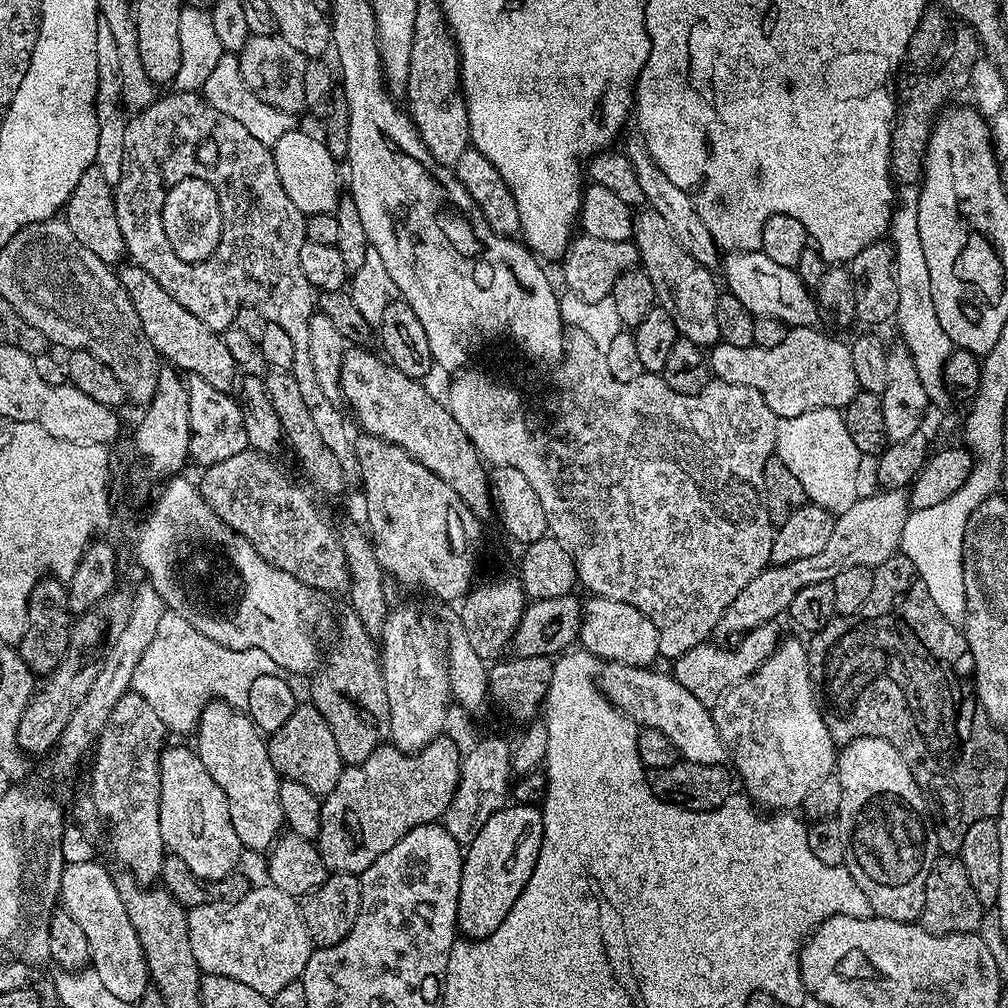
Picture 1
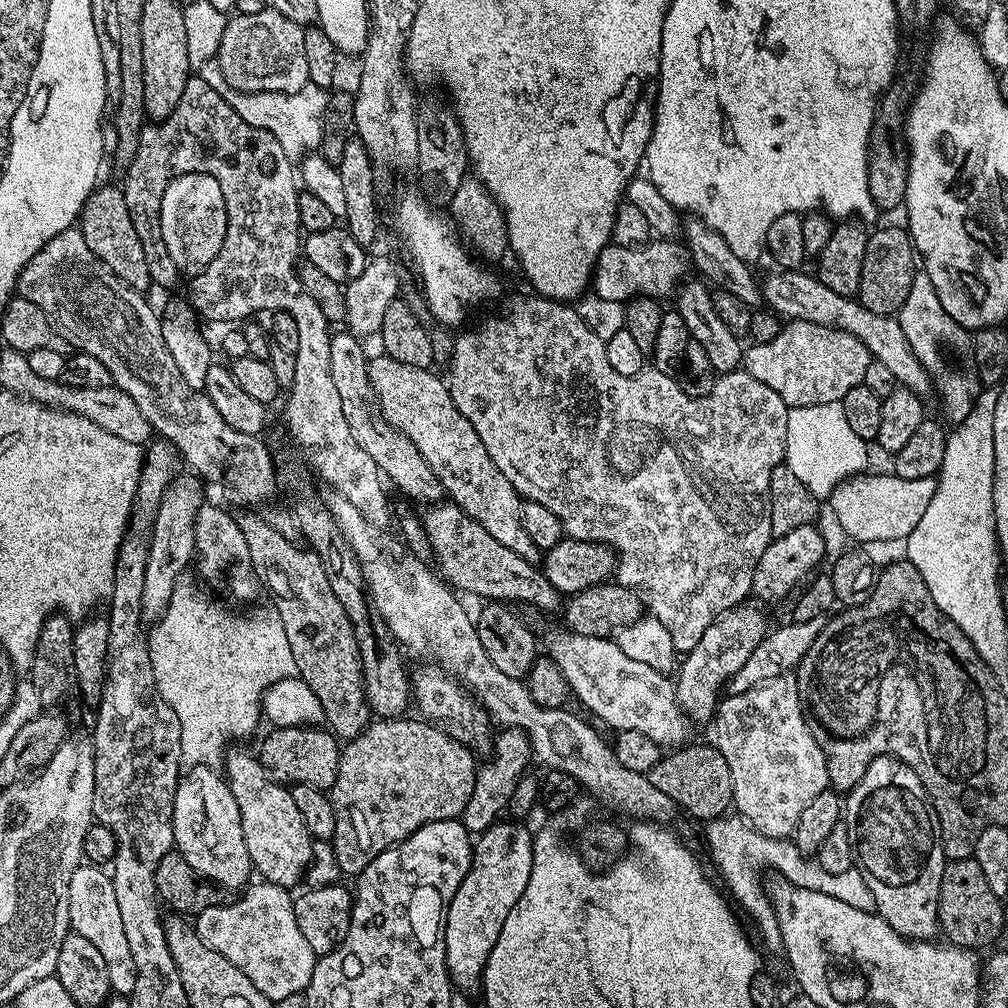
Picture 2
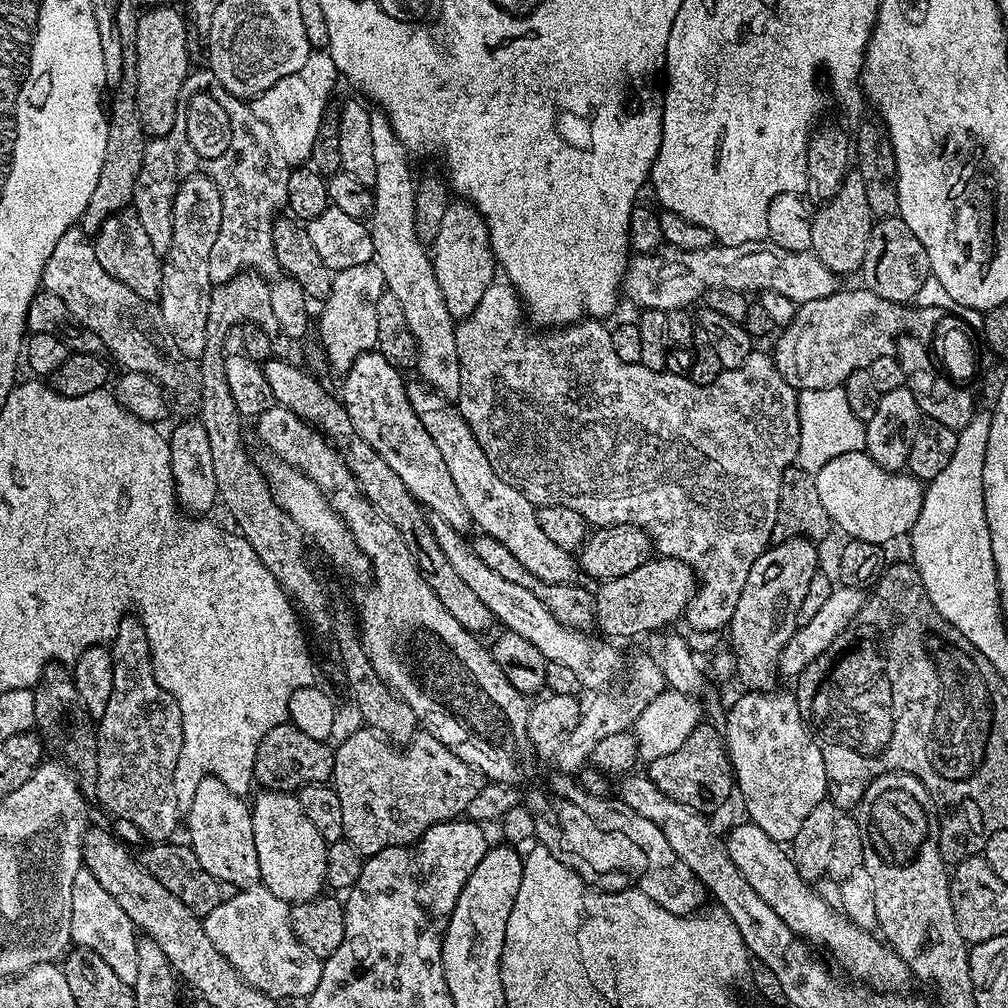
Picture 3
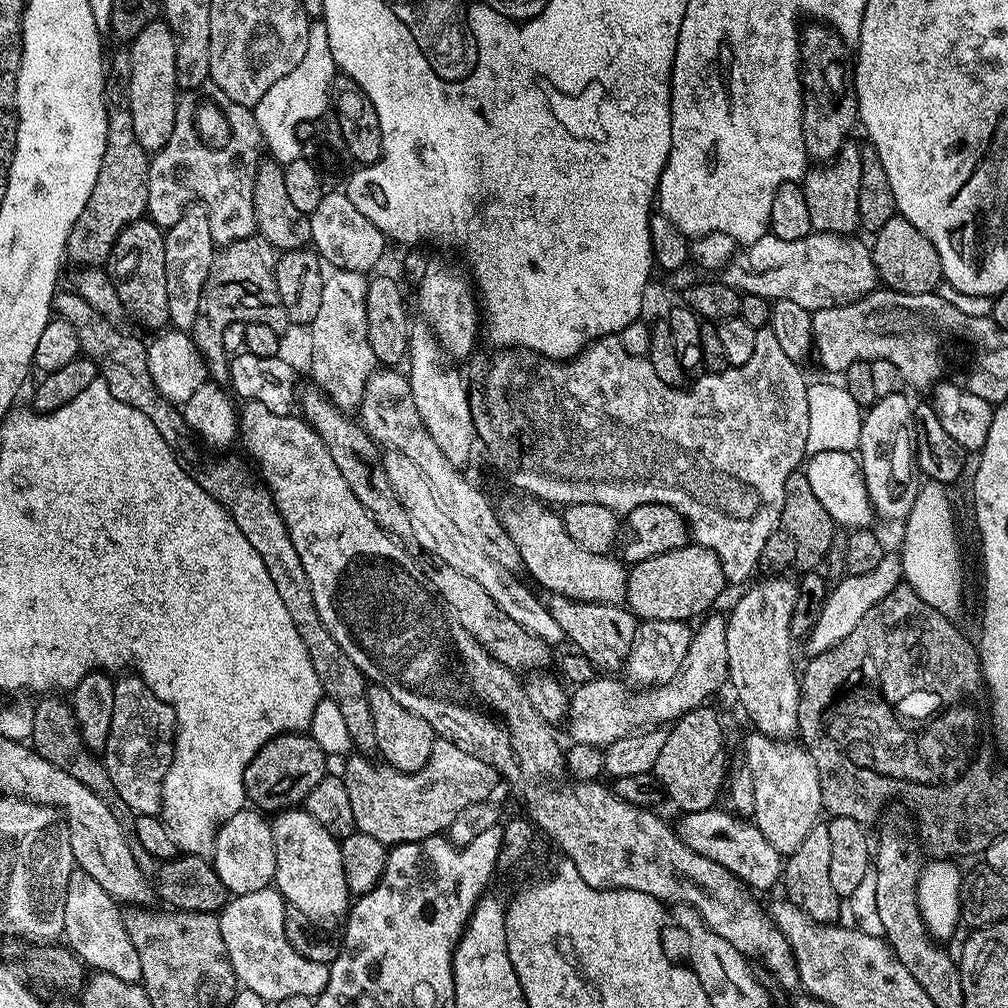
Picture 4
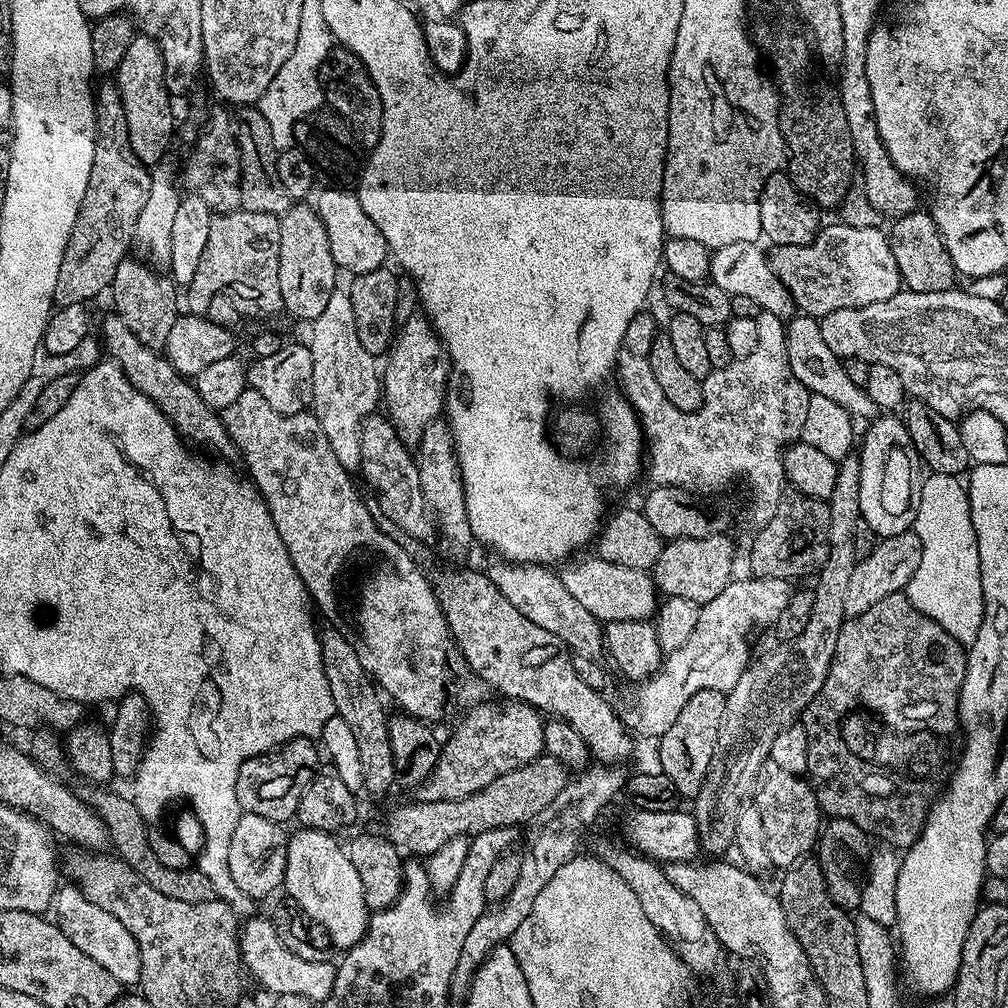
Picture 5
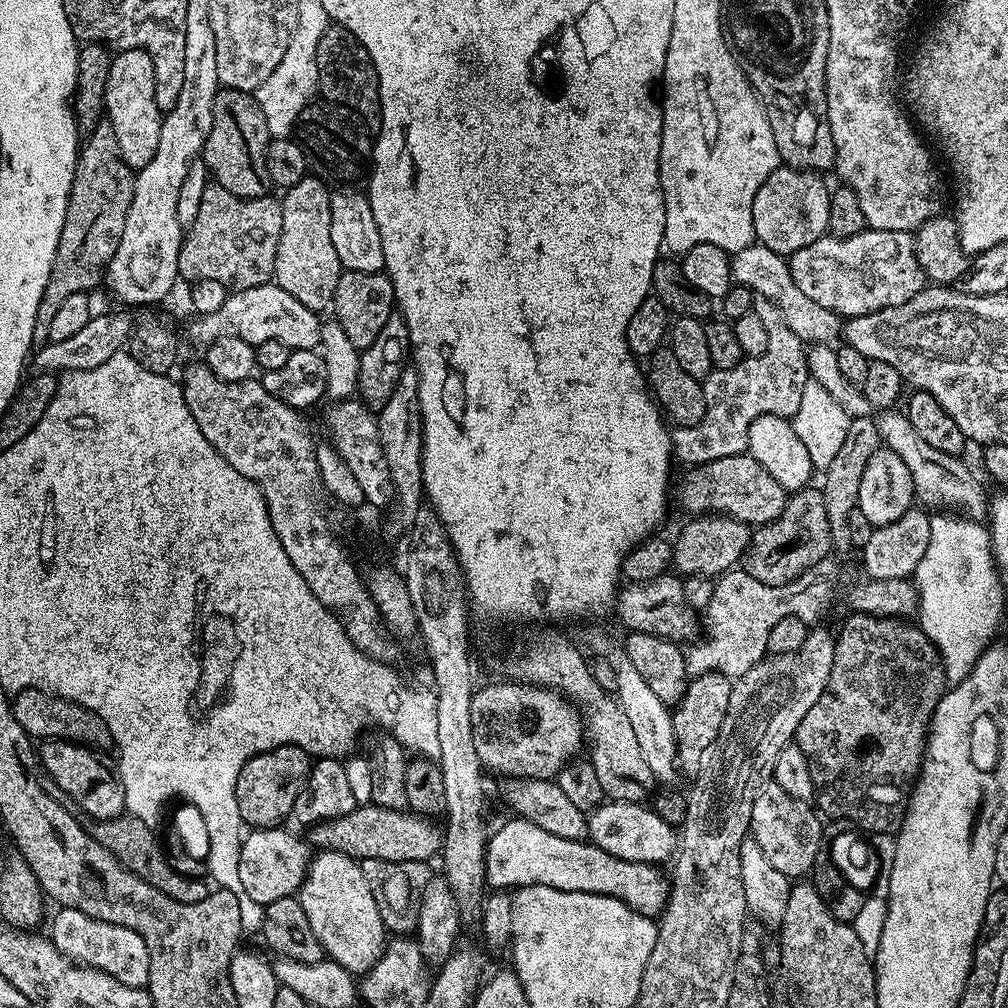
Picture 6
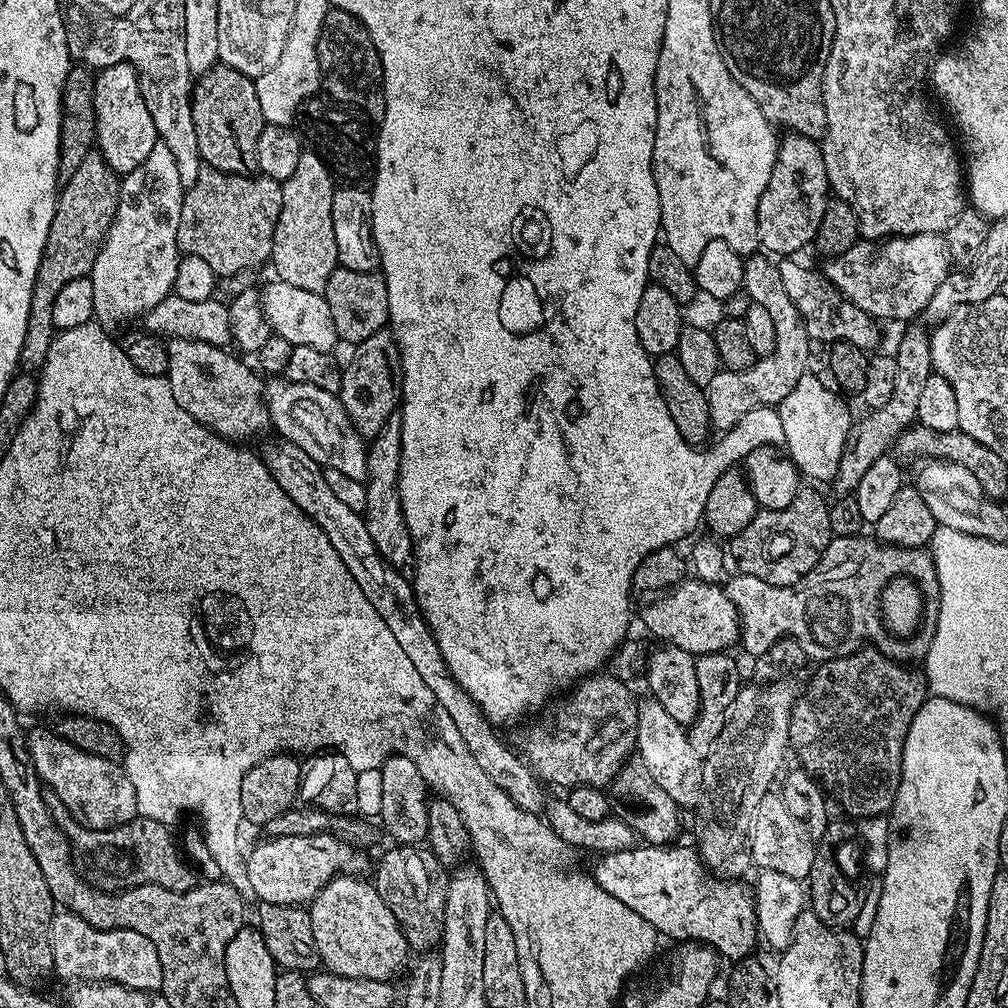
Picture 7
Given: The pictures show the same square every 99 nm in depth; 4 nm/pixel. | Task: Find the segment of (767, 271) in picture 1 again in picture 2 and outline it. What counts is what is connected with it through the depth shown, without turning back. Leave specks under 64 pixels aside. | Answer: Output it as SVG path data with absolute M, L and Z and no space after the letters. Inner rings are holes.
M776 270L773 276L763 277L762 291L764 304L777 316L789 321L805 320L827 328L840 328L844 332L854 334L854 338L858 338L867 346L872 359L882 362L882 366L890 369L897 385L907 388L909 392L914 392L921 398L927 397L928 391L933 391L932 377L915 357L896 316L874 314L874 310L866 310L866 306L862 306L859 299L834 294L830 286L816 279L815 275L808 273L807 276L804 270Z

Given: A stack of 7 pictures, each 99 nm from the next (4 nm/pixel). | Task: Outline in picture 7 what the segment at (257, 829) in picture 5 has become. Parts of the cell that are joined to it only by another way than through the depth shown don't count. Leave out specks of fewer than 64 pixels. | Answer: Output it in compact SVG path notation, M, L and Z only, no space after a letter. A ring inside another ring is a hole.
M319 832L309 836L264 838L246 856L252 896L260 904L307 905L336 876L363 873L364 856L347 839Z

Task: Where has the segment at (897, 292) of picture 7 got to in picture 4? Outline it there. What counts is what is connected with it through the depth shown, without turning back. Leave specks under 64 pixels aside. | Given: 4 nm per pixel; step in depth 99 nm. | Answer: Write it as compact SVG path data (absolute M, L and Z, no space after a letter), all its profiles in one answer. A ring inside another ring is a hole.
M813 231L803 236L802 239L787 242L769 232L758 242L739 249L730 262L721 269L720 278L724 284L730 285L742 294L758 294L759 297L766 297L769 301L790 301L811 312L834 305L849 304L860 300L862 296L868 296L877 289L880 282L874 266L871 247L856 238L858 237L843 233Z

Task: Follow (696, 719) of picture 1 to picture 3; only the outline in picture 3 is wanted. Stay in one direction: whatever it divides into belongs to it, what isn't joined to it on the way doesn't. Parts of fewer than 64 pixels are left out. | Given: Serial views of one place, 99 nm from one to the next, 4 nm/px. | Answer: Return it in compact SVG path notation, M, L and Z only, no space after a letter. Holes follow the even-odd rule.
M433 515L430 523L442 554L450 558L458 578L462 578L462 582L466 582L466 586L470 586L470 590L474 590L474 594L482 598L493 617L499 623L501 620L507 631L522 634L526 642L531 642L532 645L538 646L538 650L542 650L548 661L570 666L584 688L611 685L621 675L620 652L612 645L615 643L605 642L603 639L595 640L594 637L588 636L592 634L587 631L562 626L562 622L558 622L558 618L554 618L554 614L550 614L550 610L546 610L546 606L538 602L538 598L534 598L530 590L516 585L515 582L506 582L502 574L490 570L490 566L486 566L486 562L482 562L482 558L478 558L478 554L472 550L471 543L467 539L464 541L465 537L454 531L441 516Z

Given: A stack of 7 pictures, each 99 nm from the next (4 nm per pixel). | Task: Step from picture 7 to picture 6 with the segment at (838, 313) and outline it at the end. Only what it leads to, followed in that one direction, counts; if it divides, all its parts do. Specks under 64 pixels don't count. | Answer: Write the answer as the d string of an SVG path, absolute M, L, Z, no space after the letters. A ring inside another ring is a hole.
M757 242L738 250L731 257L731 261L733 281L739 287L750 288L755 295L774 302L774 306L782 310L782 318L786 318L786 326L790 326L790 330L794 330L794 334L798 334L800 340L811 342L813 345L831 345L834 342L832 340L841 339L841 317L802 294L802 291L795 285L789 261L785 257Z

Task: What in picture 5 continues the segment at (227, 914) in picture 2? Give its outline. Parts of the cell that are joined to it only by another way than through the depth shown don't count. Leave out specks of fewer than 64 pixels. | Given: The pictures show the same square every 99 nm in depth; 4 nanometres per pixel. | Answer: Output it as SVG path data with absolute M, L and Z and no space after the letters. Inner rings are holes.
M249 919L240 933L240 958L247 975L249 972L262 987L269 988L276 996L302 994L302 998L317 1002L324 1000L332 992L336 964L327 959L322 962L306 962L306 958L298 958L298 954L290 954L290 950L282 946L271 919L260 919Z

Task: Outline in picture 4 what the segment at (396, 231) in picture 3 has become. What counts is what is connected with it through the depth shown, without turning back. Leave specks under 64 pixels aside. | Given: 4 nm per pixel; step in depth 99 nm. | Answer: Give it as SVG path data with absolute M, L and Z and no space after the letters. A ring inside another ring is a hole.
M417 322L409 327L406 375L418 418L422 418L422 426L426 426L438 450L442 450L442 454L446 454L456 468L463 469L464 463L472 456L472 443L475 445L478 437L472 421L470 388L464 385L455 367L459 368L436 340L436 332L429 325Z

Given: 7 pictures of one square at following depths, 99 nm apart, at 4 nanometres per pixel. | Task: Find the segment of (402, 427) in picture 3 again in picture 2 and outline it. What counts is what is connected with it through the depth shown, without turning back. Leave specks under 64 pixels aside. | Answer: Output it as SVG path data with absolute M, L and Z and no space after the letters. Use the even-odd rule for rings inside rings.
M340 331L333 335L330 342L330 366L327 370L330 378L334 378L334 387L338 389L342 401L342 414L346 414L346 422L350 422L350 430L354 434L354 438L358 438L358 446L362 446L362 450L366 450L366 454L370 454L370 458L374 458L381 473L391 483L393 480L406 495L414 500L439 501L445 495L445 490L438 482L434 470L430 470L426 458L422 458L422 454L418 454L418 450L414 446L414 442L410 442L410 438L406 438L391 424L387 424L383 416L377 414L370 403L374 393L368 377L369 353L364 353L364 348L360 345L363 343L351 332Z

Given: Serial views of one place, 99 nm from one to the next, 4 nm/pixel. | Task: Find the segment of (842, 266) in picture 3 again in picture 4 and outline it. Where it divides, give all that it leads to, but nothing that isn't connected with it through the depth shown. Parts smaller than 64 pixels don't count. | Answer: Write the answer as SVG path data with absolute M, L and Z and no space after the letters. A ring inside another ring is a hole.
M845 142L830 162L809 167L804 173L802 187L810 222L818 232L852 234L860 228L858 214L858 182L862 182L862 154L860 144Z

